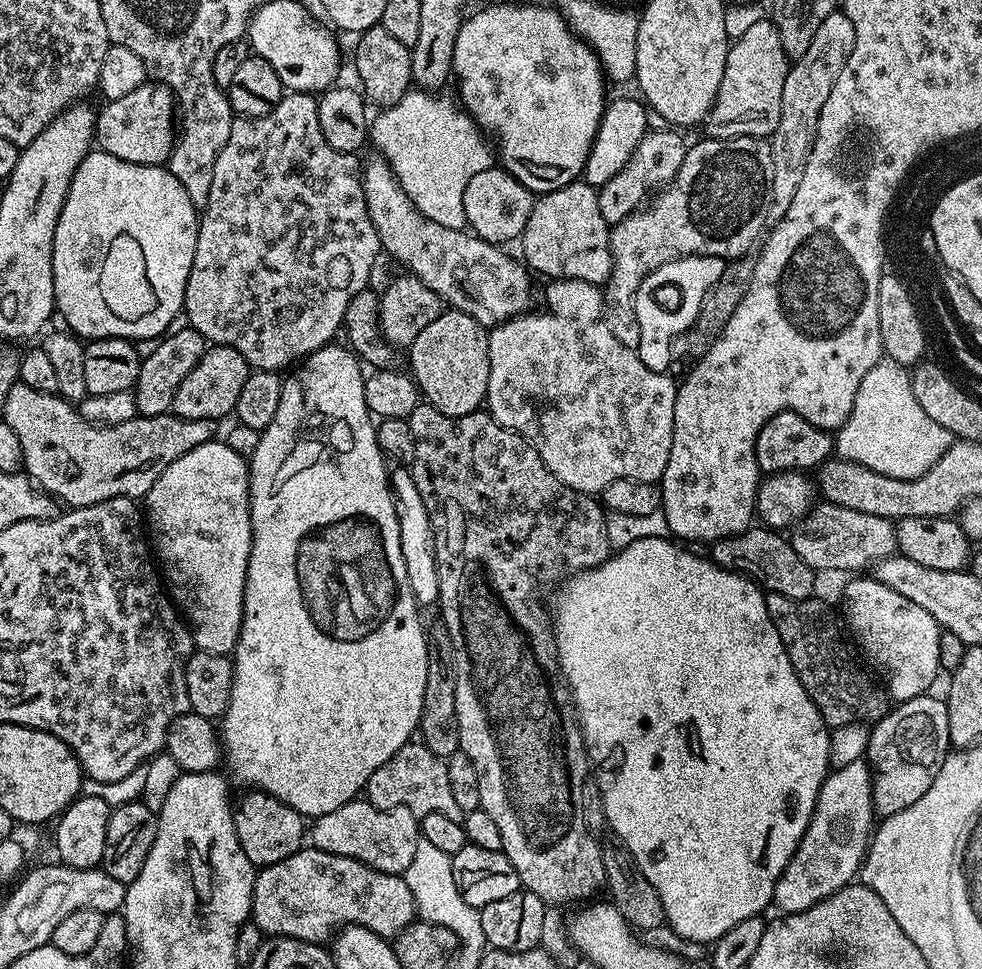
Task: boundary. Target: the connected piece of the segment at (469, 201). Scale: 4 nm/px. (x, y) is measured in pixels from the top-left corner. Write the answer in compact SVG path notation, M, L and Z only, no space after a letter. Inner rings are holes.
M493 166L478 171L463 190L463 214L469 229L484 241L497 246L507 245L506 242L517 241L524 232L529 221L530 210L536 198L528 187L518 182L503 167Z

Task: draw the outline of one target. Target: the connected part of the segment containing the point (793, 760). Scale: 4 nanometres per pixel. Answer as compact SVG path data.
M659 536L659 537L658 537L658 538L641 538L641 539L640 539L640 540L639 540L639 541L638 541L638 542L630 542L630 546L626 546L626 547L625 547L625 548L621 548L621 549L619 549L619 550L616 550L616 551L613 551L613 552L612 552L612 553L611 553L611 555L609 555L609 558L608 558L608 560L607 560L607 561L606 561L606 562L602 562L602 563L601 563L601 564L600 564L600 565L599 565L599 566L598 566L598 567L596 567L596 568L588 568L588 569L587 569L587 570L586 570L586 571L585 571L585 572L578 572L578 573L576 573L576 575L574 575L574 576L569 576L569 577L568 577L568 579L567 579L567 580L565 580L565 581L563 581L563 583L561 583L561 584L560 584L560 585L559 585L559 588L560 588L560 593L558 593L558 594L557 594L557 596L556 596L556 609L554 609L554 610L553 610L553 609L551 609L551 612L550 612L550 616L551 616L551 619L552 619L552 620L553 620L553 621L554 621L554 639L555 639L555 641L556 641L556 659L557 659L557 660L559 660L559 661L560 661L560 673L562 673L562 674L563 674L563 675L564 675L564 678L565 678L565 680L567 680L567 681L568 681L568 690L569 690L569 692L571 692L571 694L572 694L572 703L573 703L573 705L574 705L574 707L575 707L575 709L576 709L576 714L577 714L577 717L578 717L578 719L579 719L579 722L580 722L580 727L581 727L581 728L583 728L583 729L584 729L584 741L585 741L585 742L586 742L586 746L587 746L587 747L588 747L588 759L589 759L589 760L591 760L591 761L592 761L592 767L593 767L593 769L594 769L594 775L595 775L595 777L596 777L596 785L597 785L597 786L599 786L599 788L600 788L600 800L601 800L601 801L602 801L602 803L604 803L604 818L605 818L605 821L606 821L606 824L607 824L607 827L608 827L608 828L609 828L609 829L611 829L611 828L613 828L613 830L614 830L614 831L616 831L616 832L613 832L613 833L614 833L614 836L615 836L615 839L618 839L618 840L620 840L620 841L622 841L622 843L624 843L624 845L625 845L625 846L626 846L626 850L630 850L630 854L631 854L631 855L632 855L632 856L633 856L633 857L634 857L634 858L635 858L635 859L636 859L636 870L637 870L637 872L641 872L641 873L642 873L642 874L646 874L646 878L647 878L647 879L648 879L648 881L649 881L649 882L650 882L650 886L654 886L654 890L655 890L655 891L656 891L656 893L657 893L657 894L658 894L658 898L659 898L659 899L660 899L660 901L661 901L661 902L662 902L662 906L663 906L663 907L664 907L664 919L665 919L665 921L666 921L666 924L667 924L667 925L668 925L668 927L669 927L669 928L671 928L671 929L672 929L672 930L673 930L673 931L675 931L675 932L677 932L677 933L678 933L678 935L680 935L680 936L681 936L681 938L690 938L690 942L698 942L698 943L699 943L699 944L703 944L703 945L705 945L705 946L708 946L708 945L711 945L711 944L712 944L712 943L713 943L713 942L714 942L714 941L715 941L715 940L717 940L717 939L718 939L718 938L722 938L722 934L726 934L726 930L731 930L731 929L732 929L732 927L733 927L733 926L738 926L738 922L746 922L746 918L750 918L750 917L751 917L751 916L759 916L759 915L761 915L761 913L763 913L763 912L764 912L764 911L765 911L765 910L764 910L764 909L763 909L763 908L764 908L764 907L766 907L766 906L767 906L767 907L769 907L769 905L771 905L771 904L772 904L772 895L773 895L773 894L774 894L774 886L775 886L775 885L776 885L776 883L777 883L777 882L778 882L778 878L779 878L779 877L780 877L780 876L781 876L781 874L783 874L783 873L784 873L784 871L785 871L785 870L786 870L786 866L787 866L787 865L788 865L788 863L789 863L789 862L790 862L790 860L791 860L791 859L792 859L792 858L794 858L794 854L795 854L795 853L796 853L796 851L797 851L797 850L798 850L798 846L799 846L799 845L800 845L800 843L801 843L801 842L802 842L802 838L803 838L803 837L804 837L804 835L805 835L805 834L806 834L806 830L807 830L807 829L808 829L808 827L809 827L809 826L810 826L810 820L811 820L811 818L812 818L812 815L813 815L813 814L814 814L814 810L815 810L815 809L816 809L816 803L817 803L817 802L818 802L818 796L819 796L819 794L820 794L820 791L821 791L821 790L822 790L822 784L823 784L823 782L824 782L824 779L825 779L825 778L826 778L826 777L828 777L828 774L829 774L829 771L830 771L830 765L829 765L829 762L828 762L828 759L829 759L829 758L830 758L830 738L831 738L831 737L832 737L832 734L831 734L831 731L830 731L830 729L829 729L829 726L828 726L828 723L826 723L826 721L825 721L825 720L824 720L824 719L823 719L823 718L822 718L822 714L821 714L821 713L820 713L820 711L819 711L819 710L818 710L818 706L814 706L814 702L813 702L813 701L812 701L812 699L811 699L811 698L810 698L810 694L806 694L806 690L805 690L805 689L804 689L804 687L803 687L803 686L802 686L802 682L801 682L801 681L800 681L800 679L799 679L799 678L798 678L798 674L797 674L797 673L796 673L796 671L795 671L795 670L794 670L794 666L793 666L793 665L792 665L792 663L791 663L791 662L790 662L790 658L789 658L789 657L788 657L788 655L787 655L787 654L786 654L786 646L782 646L782 638L778 638L778 630L777 630L777 629L776 629L776 627L775 627L775 626L774 626L774 622L773 622L773 621L772 621L772 619L771 619L771 618L770 618L770 614L769 614L769 613L768 613L768 611L767 611L767 610L766 610L766 602L765 602L765 601L764 601L764 597L765 597L765 593L764 593L764 592L763 592L763 591L762 591L762 589L761 589L761 587L760 587L760 585L758 585L758 584L755 584L755 582L753 582L753 580L749 580L749 579L748 579L748 577L747 577L747 576L741 576L741 575L740 575L740 573L738 573L738 572L731 572L731 571L730 571L730 570L726 570L726 569L725 569L725 568L720 568L720 567L718 567L718 565L717 565L717 564L715 564L715 563L714 563L714 562L713 562L713 561L712 561L712 559L710 559L710 558L709 558L709 557L708 557L708 556L707 556L707 555L704 555L704 556L695 556L695 554L694 554L694 553L692 553L692 552L687 552L687 550L686 550L686 549L684 549L684 548L687 548L687 547L684 547L684 546L681 546L681 545L680 545L680 544L679 544L679 543L677 543L677 541L676 541L676 540L675 540L675 539L672 539L672 538L665 538L665 537L662 537L662 536Z

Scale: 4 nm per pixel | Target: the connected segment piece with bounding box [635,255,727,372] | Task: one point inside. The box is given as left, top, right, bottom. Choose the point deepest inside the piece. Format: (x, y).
(693, 277)

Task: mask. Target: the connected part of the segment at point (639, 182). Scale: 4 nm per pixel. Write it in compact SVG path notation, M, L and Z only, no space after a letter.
M668 126L661 129L661 132L649 130L622 170L598 188L598 207L602 209L602 218L606 218L609 226L622 222L632 212L639 212L649 197L669 184L674 174L678 174L678 166L682 166L682 158L686 158L689 145L684 144L679 131Z

